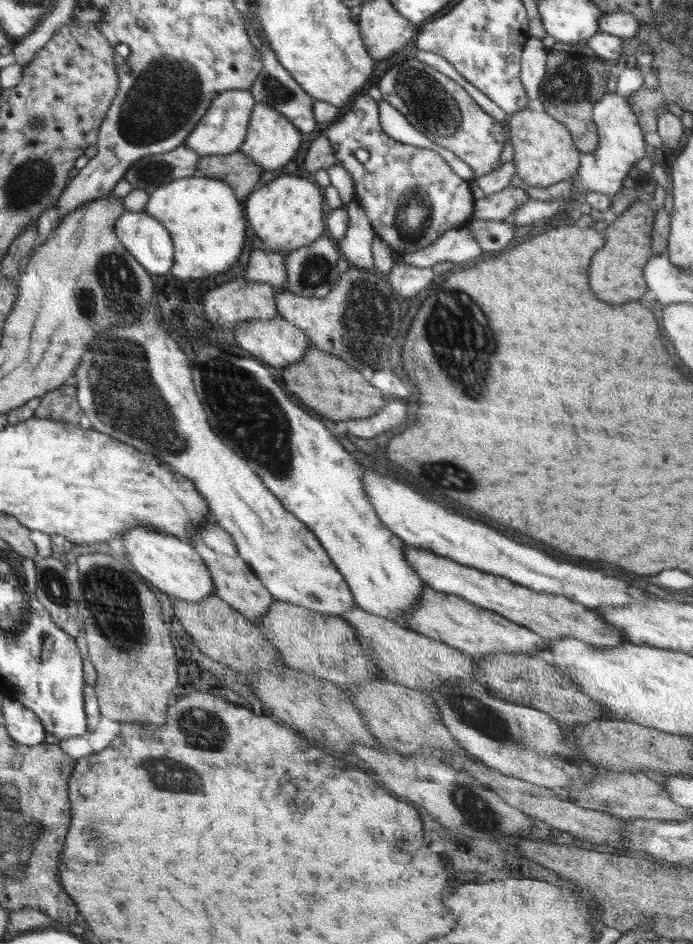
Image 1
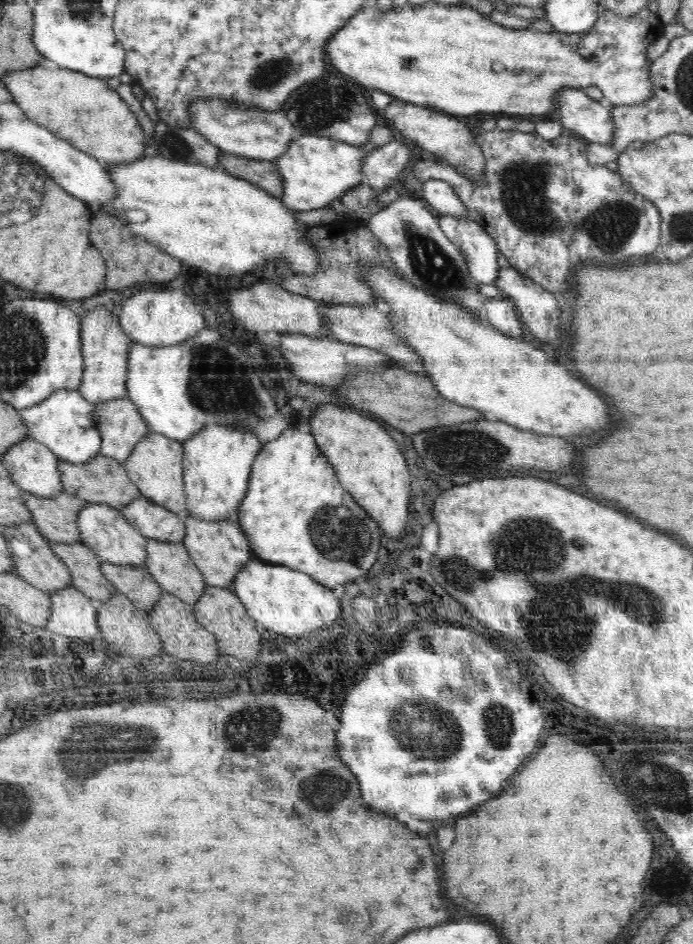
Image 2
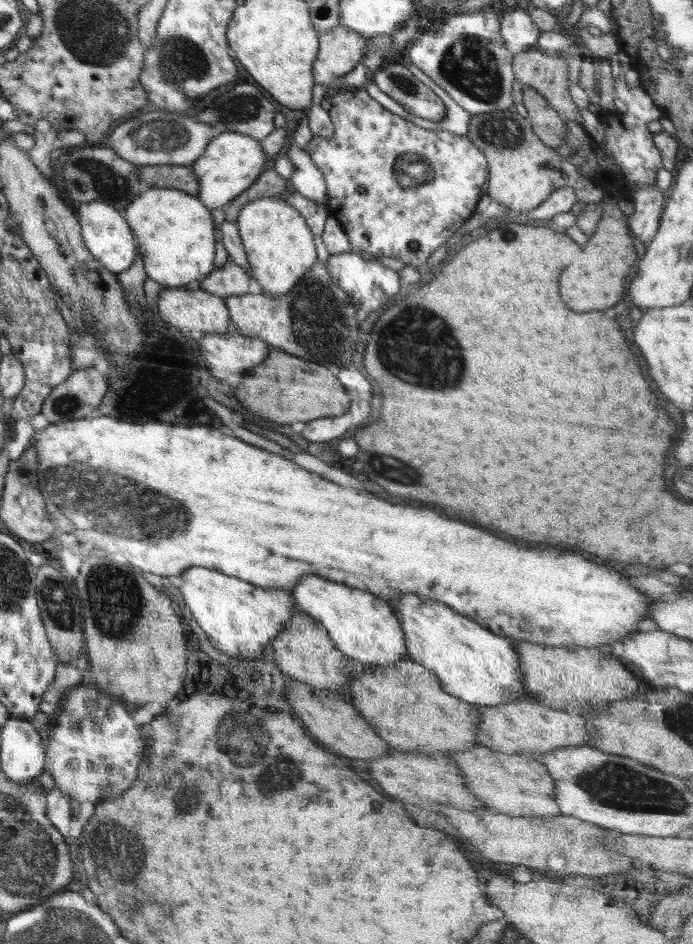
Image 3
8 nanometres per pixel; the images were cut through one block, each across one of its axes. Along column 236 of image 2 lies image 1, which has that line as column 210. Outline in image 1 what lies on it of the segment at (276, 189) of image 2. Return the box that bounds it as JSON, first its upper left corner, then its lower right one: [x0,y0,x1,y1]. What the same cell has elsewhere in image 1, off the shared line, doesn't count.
[195,150,263,200]

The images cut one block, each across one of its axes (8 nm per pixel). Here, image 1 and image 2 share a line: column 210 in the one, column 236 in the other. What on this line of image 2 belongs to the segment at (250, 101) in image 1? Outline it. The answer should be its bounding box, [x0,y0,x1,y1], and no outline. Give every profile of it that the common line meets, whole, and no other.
[190,100,297,162]

